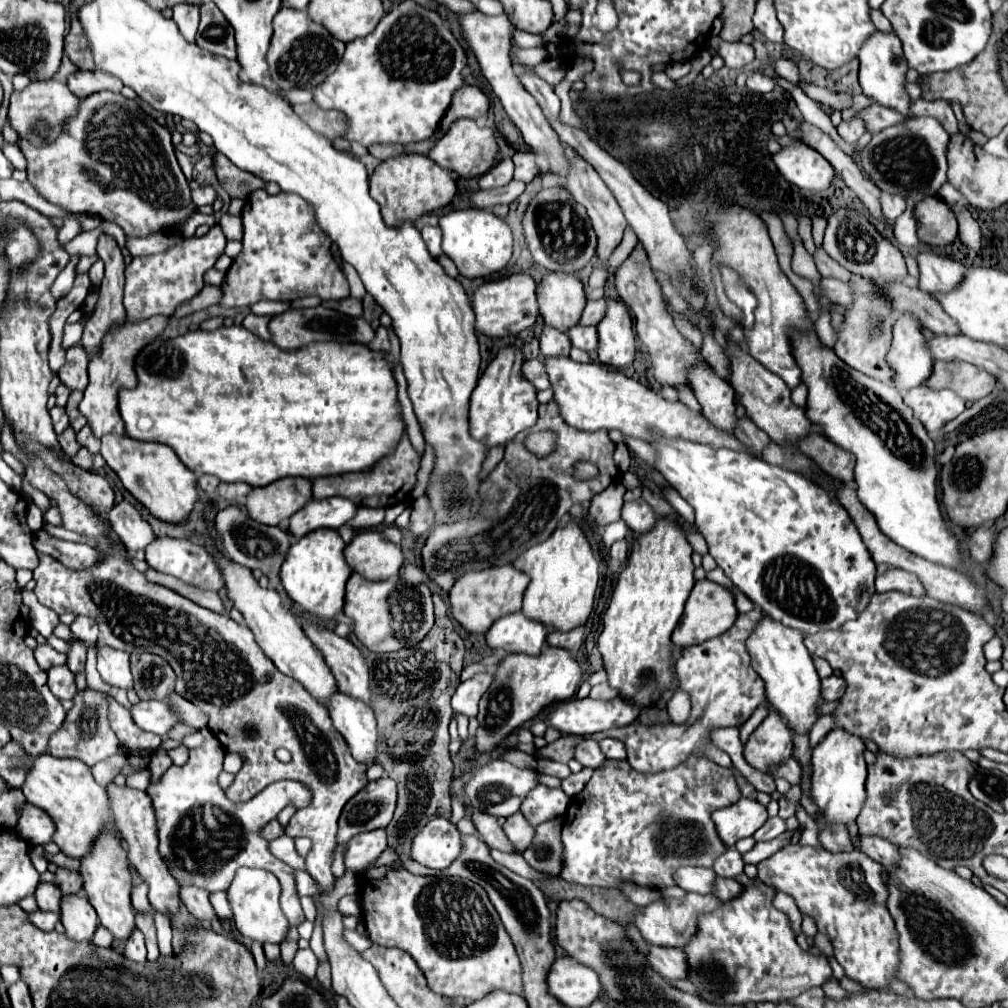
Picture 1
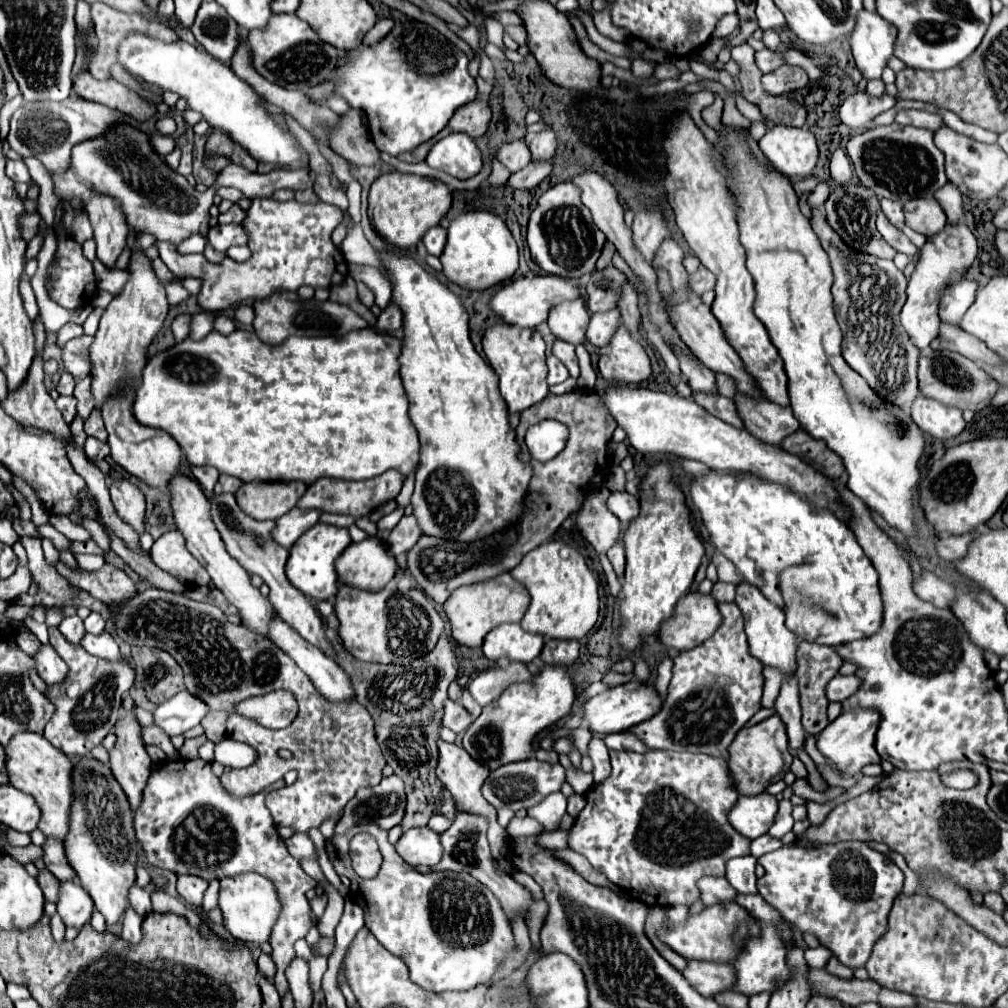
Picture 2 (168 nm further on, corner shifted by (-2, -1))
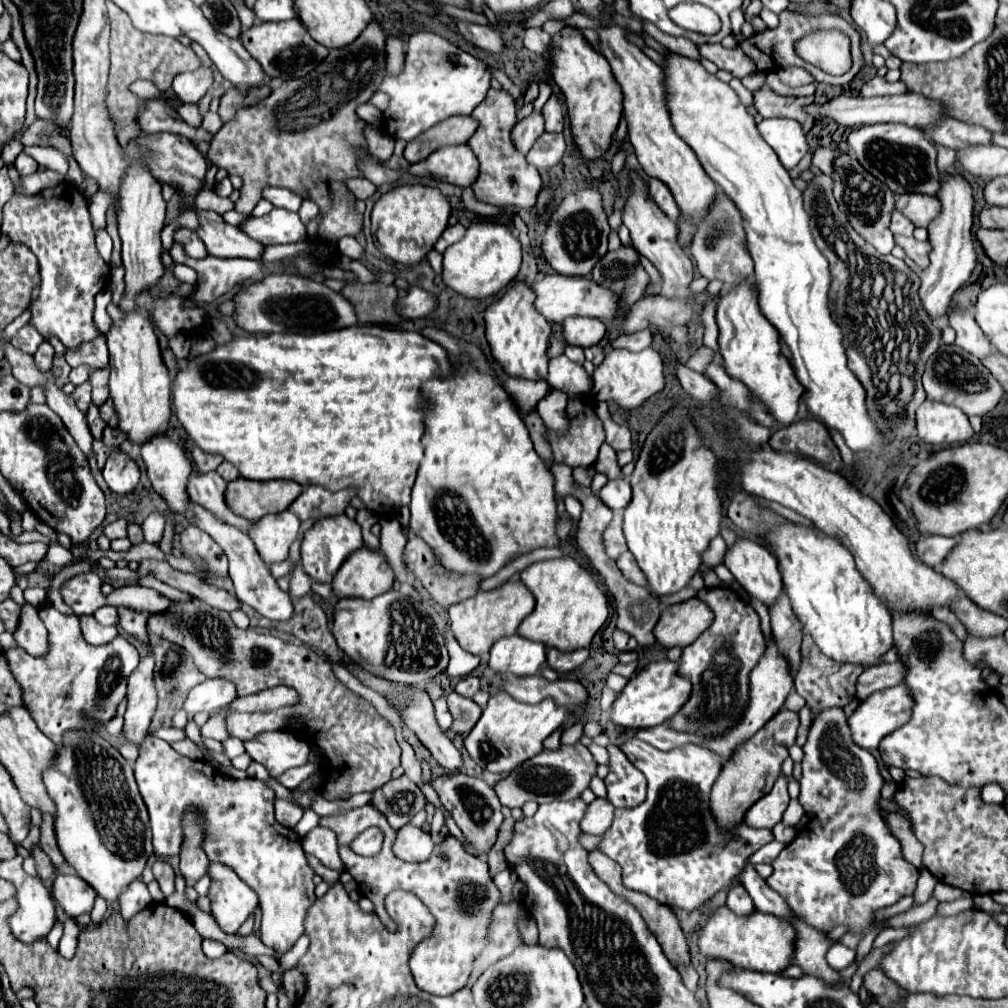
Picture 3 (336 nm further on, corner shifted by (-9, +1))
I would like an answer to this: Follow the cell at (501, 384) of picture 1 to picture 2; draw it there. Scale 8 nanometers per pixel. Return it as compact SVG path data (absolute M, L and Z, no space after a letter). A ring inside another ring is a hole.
M496 324L486 330L482 338L484 354L500 378L500 394L508 406L508 414L522 414L548 396L546 384L546 344L536 330L520 330L520 326Z

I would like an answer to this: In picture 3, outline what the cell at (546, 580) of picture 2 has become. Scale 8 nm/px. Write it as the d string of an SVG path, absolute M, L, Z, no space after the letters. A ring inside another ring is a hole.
M569 556L535 562L523 570L519 578L537 602L535 610L517 628L517 634L523 638L541 642L547 648L557 648L561 652L573 652L589 646L591 638L609 616L605 592L597 586L595 578Z

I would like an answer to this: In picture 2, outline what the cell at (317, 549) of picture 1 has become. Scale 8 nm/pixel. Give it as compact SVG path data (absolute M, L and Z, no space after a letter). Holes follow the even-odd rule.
M318 522L308 532L304 532L298 538L298 542L290 548L290 558L286 562L286 576L292 582L292 586L298 588L312 602L334 598L338 592L338 572L334 568L334 562L350 542L352 540L346 528L330 526L324 522Z

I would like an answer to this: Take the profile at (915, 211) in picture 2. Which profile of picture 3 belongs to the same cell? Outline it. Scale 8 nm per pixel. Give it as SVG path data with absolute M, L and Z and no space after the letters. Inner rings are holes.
M901 194L895 202L895 210L899 210L905 218L909 218L915 226L927 228L929 220L933 220L933 216L937 216L941 206L935 196Z

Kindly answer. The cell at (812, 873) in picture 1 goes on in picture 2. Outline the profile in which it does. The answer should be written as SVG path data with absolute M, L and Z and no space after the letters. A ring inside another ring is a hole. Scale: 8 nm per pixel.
M794 842L780 850L768 852L758 858L766 874L758 878L760 896L774 906L786 920L798 926L804 934L814 934L824 948L828 948L844 966L866 968L874 944L888 930L888 912L894 898L902 890L904 874L884 854L874 852L864 842L838 842L838 844L810 844Z

